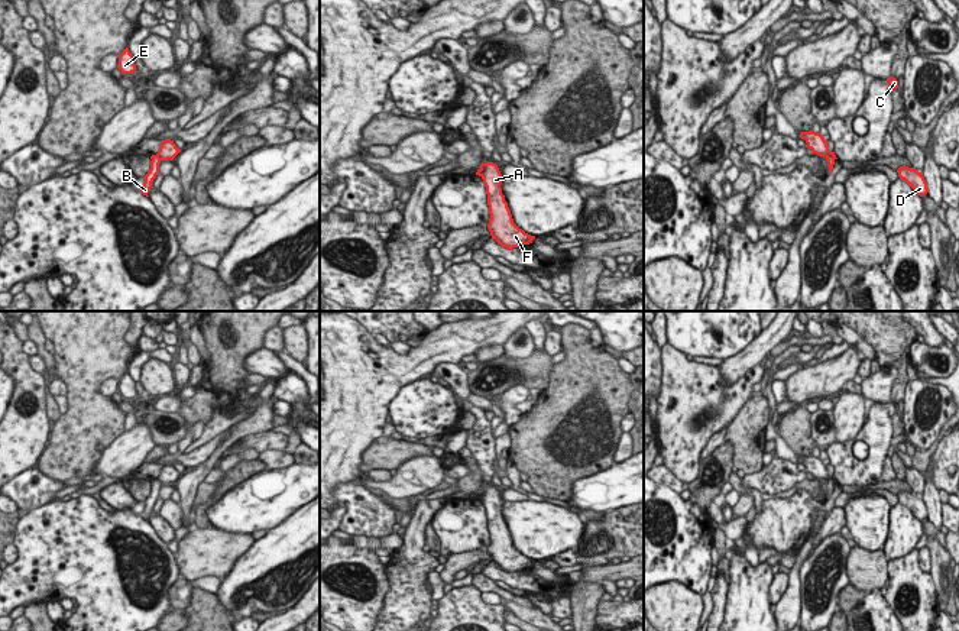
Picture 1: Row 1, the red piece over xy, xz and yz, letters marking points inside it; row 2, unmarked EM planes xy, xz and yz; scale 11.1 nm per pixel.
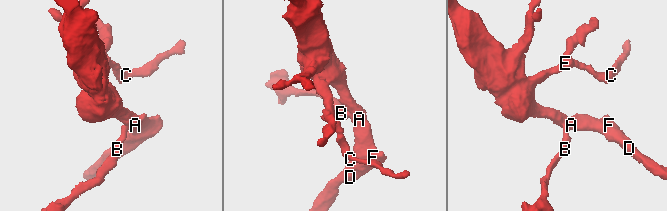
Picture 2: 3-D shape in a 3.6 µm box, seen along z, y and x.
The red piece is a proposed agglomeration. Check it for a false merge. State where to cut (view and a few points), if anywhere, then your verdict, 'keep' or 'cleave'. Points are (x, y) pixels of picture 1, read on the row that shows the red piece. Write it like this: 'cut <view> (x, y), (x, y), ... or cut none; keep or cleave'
cut xy (156, 154), (162, 159); cleave

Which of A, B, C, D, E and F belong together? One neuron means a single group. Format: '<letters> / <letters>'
A C D E F / B

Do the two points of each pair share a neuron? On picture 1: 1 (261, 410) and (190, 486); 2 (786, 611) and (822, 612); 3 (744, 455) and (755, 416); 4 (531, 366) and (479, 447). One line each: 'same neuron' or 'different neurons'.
1: same neuron
2: different neurons
3: same neuron
4: different neurons

